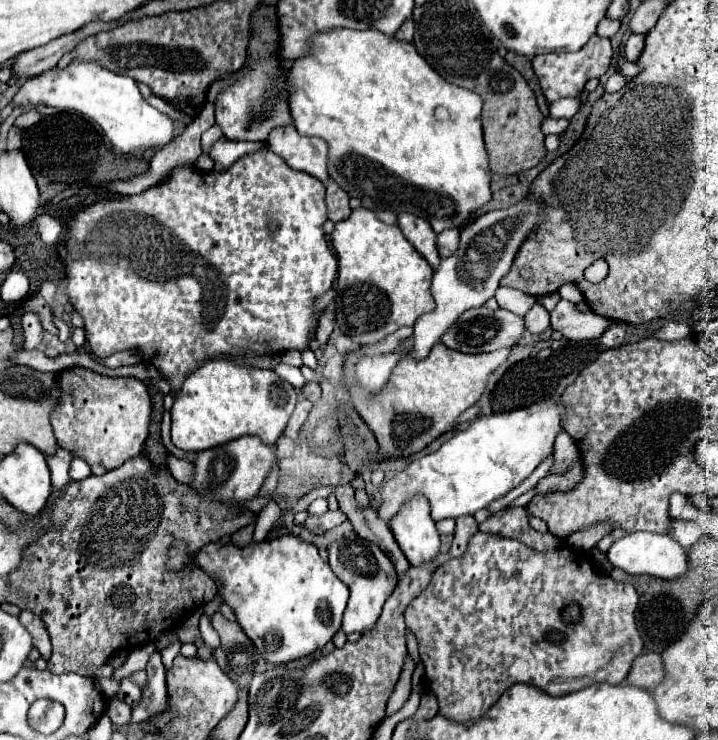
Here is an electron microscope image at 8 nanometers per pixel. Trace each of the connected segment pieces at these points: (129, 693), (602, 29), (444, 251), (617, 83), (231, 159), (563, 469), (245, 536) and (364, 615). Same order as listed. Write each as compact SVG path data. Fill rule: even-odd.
M125 677L121 679L121 689L119 689L119 695L123 697L123 701L131 707L135 707L139 703L139 697L141 697L141 687L131 681L131 677Z
M605 17L601 23L599 23L599 27L597 27L597 33L601 35L601 37L613 37L617 31L619 31L619 21L611 21L609 17Z
M447 229L447 231L439 233L437 247L439 247L439 255L443 259L451 257L457 251L457 247L459 247L459 229Z
M615 73L615 75L609 77L609 81L605 83L605 91L607 91L607 93L615 93L615 91L619 91L621 87L625 87L625 83L627 83L627 77L621 75L621 73Z
M221 137L219 141L213 143L213 147L209 151L209 157L213 157L213 161L215 161L215 171L223 171L223 169L229 169L239 157L243 157L247 153L253 153L257 149L263 149L263 147L265 147L263 143L231 141L231 139Z
M561 431L555 439L555 451L553 451L553 465L549 469L549 473L555 475L565 475L573 463L580 457L577 444L565 431Z
M252 523L237 531L231 537L232 543L239 547L244 547L245 545L248 545L252 540L254 528L255 528L255 524Z
M357 535L339 537L337 541L333 541L327 547L327 553L329 553L329 565L331 565L333 573L351 591L349 603L343 613L343 631L345 633L353 633L353 631L363 633L365 629L371 629L381 615L385 599L393 593L393 589L397 585L397 573L395 573L393 563L375 543L365 541Z

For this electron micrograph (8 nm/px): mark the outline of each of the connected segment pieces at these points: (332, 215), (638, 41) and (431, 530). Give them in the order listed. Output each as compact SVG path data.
M329 183L329 185L327 185L325 203L327 203L329 219L331 219L333 223L347 219L349 213L351 213L351 209L349 209L349 195L347 195L337 183Z
M631 35L627 45L625 45L625 59L627 61L637 61L645 45L645 35Z
M413 495L389 527L411 565L431 561L439 553L439 531L429 515L431 507L423 495Z

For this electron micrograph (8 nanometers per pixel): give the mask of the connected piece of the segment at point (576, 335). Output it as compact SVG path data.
M559 301L557 307L551 311L551 327L561 331L563 337L571 341L589 341L603 335L603 331L609 327L611 321L607 321L601 315L595 315L593 311L579 313L573 303Z

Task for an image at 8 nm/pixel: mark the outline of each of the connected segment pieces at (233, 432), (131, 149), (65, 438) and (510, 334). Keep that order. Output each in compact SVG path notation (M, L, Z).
M213 359L195 369L173 399L171 439L175 447L183 451L205 451L239 435L257 435L265 443L275 443L295 409L297 395L293 385L277 377L271 369Z
M75 59L63 69L53 67L37 77L27 79L17 91L13 103L23 107L45 105L76 113L104 133L119 153L135 153L139 149L161 149L177 137L171 117L151 107L141 97L137 83L131 77L117 75L95 61Z
M71 367L59 375L59 401L51 413L59 447L85 459L89 465L117 469L141 453L149 433L151 399L143 381L135 377L105 377L91 369Z
M477 307L471 311L465 311L463 315L459 315L459 319L449 327L449 331L443 333L443 343L449 349L461 351L461 353L487 353L487 351L497 351L503 347L513 347L517 345L517 341L521 339L521 335L525 333L525 321L523 317L507 311L507 309L497 309L491 313L491 309Z

